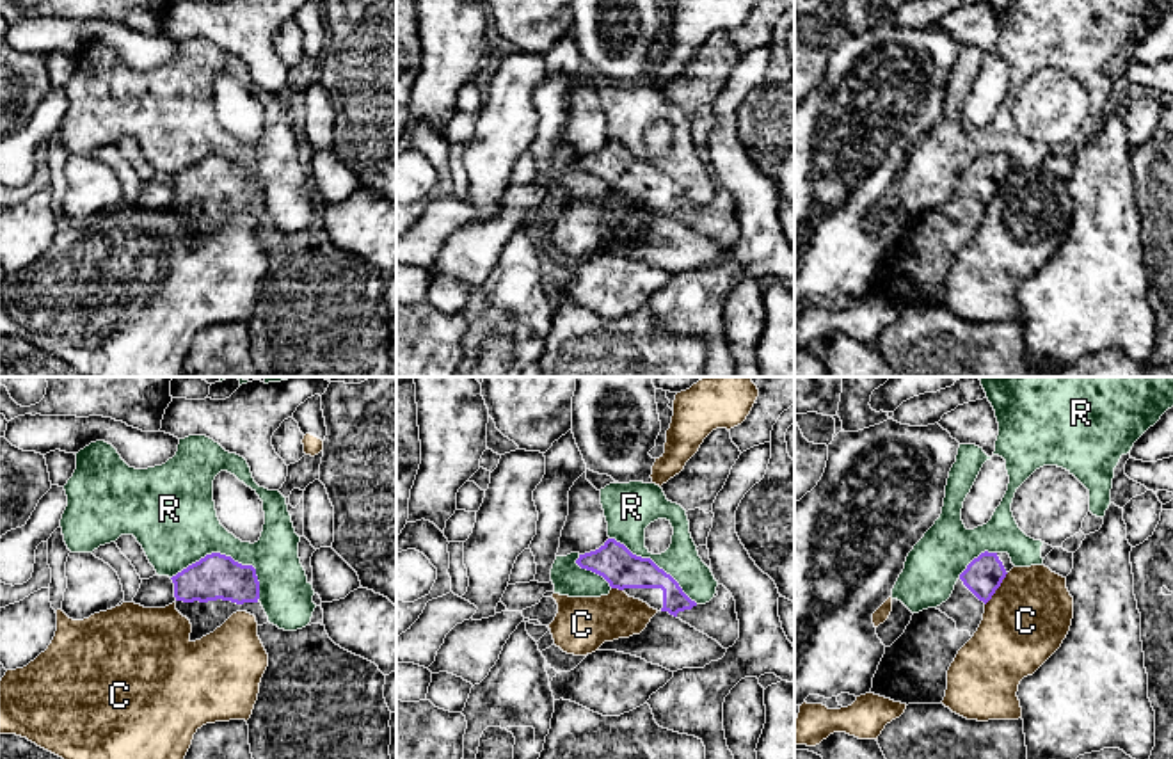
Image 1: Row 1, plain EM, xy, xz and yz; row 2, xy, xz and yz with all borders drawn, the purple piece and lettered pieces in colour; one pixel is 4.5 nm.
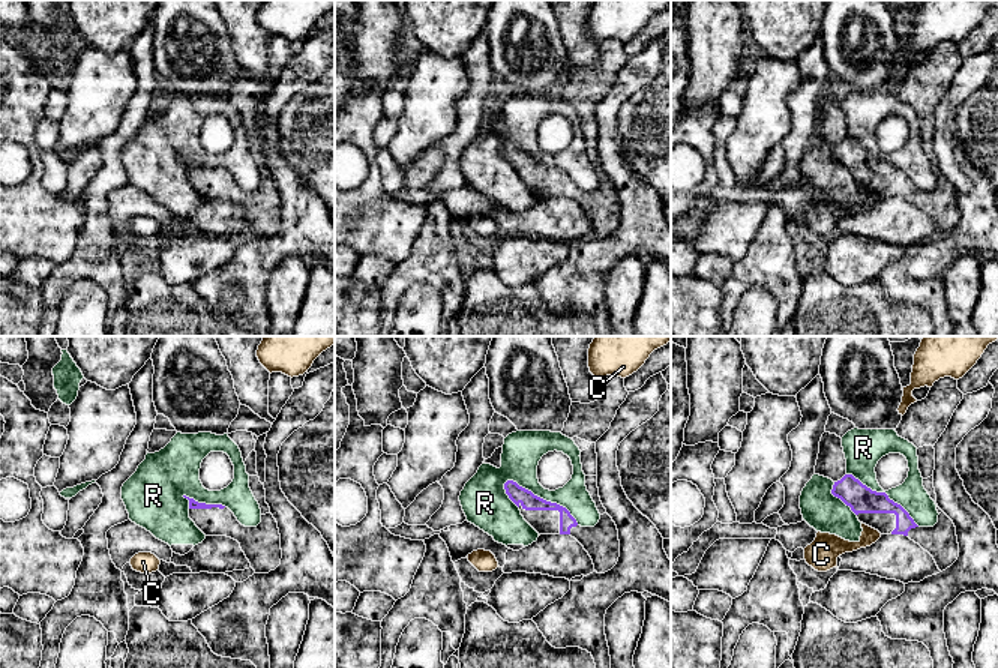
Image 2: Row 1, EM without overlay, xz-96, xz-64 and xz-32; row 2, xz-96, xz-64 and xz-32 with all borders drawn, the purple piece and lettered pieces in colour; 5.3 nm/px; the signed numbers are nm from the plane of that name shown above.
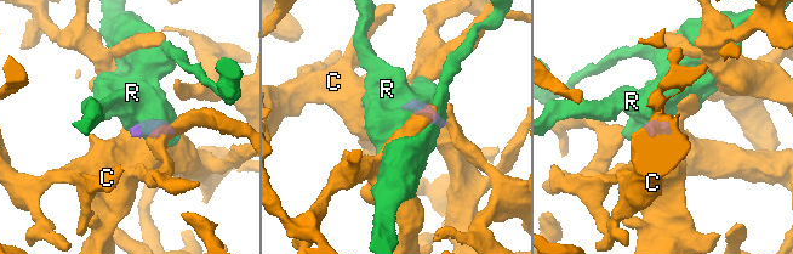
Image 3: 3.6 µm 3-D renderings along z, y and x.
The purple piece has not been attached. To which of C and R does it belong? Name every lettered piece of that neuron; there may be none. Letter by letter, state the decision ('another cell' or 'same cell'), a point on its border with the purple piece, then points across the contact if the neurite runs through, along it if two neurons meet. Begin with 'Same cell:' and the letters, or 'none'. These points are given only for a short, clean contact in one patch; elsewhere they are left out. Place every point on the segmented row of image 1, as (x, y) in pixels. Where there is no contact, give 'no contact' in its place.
Same cell: none
C: another cell | yz (997, 587)
R: another cell | xy (228, 557)

